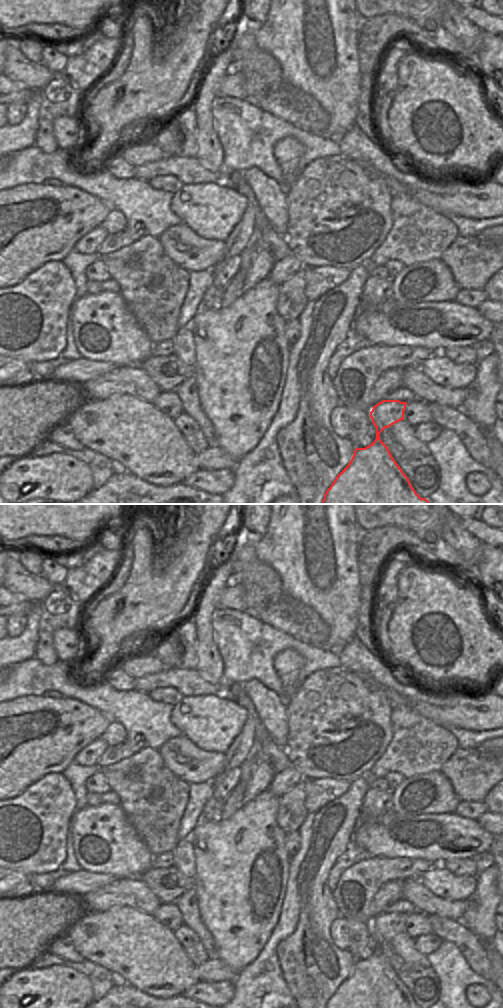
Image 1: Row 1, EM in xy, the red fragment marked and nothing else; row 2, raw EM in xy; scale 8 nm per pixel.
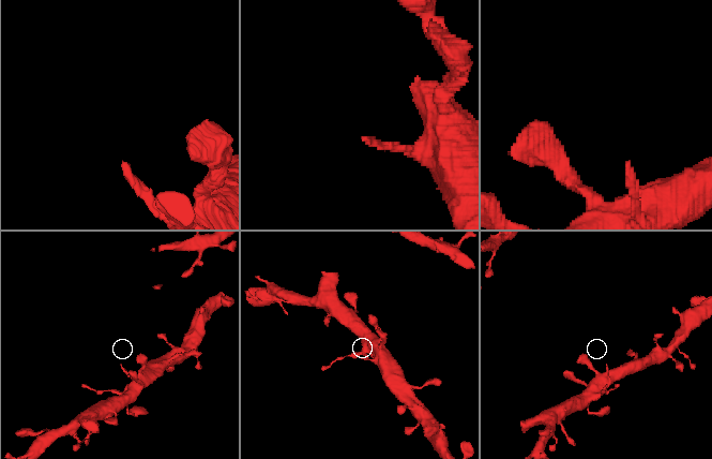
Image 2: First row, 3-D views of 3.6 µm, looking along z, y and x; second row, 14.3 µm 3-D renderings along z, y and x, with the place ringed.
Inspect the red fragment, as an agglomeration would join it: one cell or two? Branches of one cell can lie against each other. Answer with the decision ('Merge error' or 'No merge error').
No merge error

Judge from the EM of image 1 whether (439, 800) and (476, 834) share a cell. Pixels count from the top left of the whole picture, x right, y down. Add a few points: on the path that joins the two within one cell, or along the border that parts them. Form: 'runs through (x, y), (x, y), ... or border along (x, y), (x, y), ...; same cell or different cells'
border along (454, 812), (429, 813); different cells

